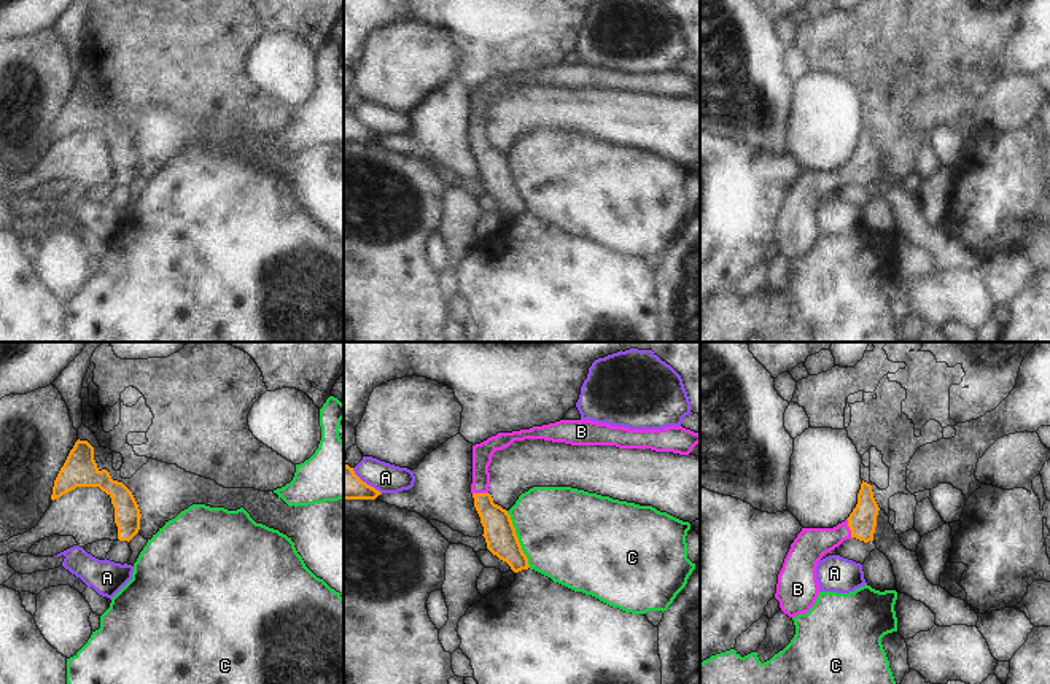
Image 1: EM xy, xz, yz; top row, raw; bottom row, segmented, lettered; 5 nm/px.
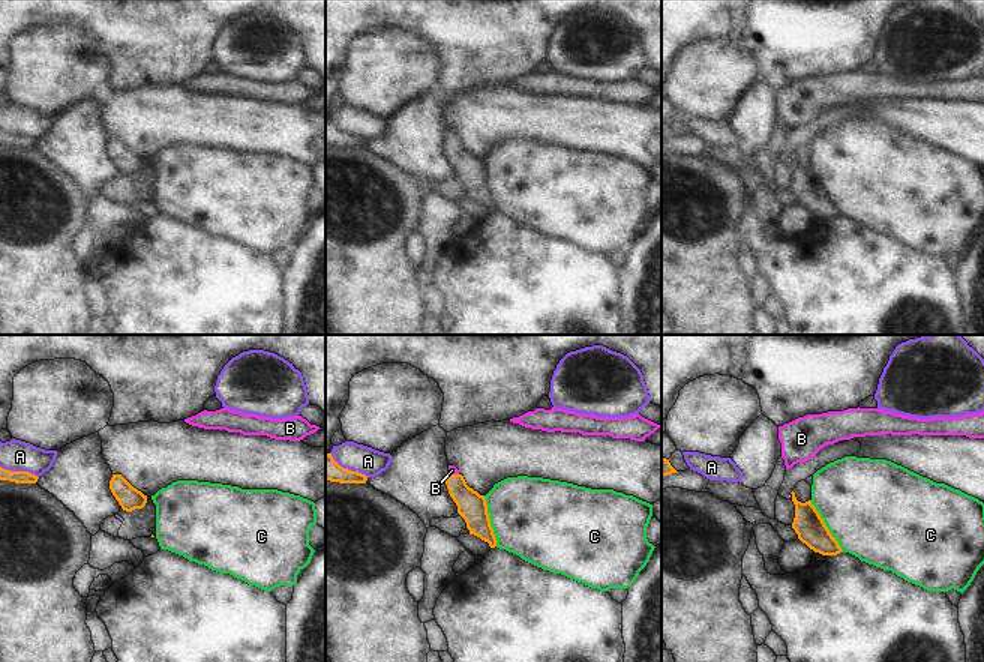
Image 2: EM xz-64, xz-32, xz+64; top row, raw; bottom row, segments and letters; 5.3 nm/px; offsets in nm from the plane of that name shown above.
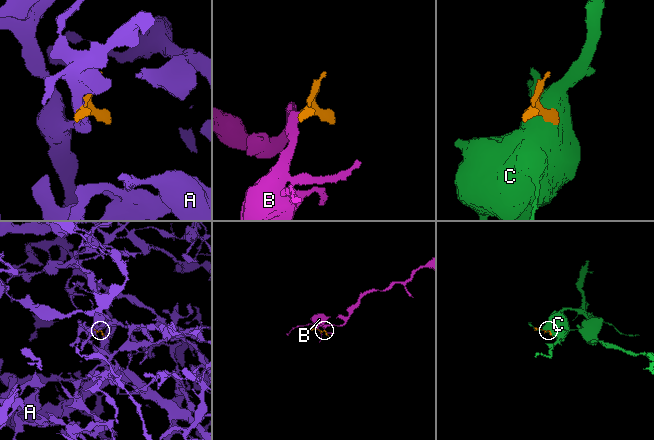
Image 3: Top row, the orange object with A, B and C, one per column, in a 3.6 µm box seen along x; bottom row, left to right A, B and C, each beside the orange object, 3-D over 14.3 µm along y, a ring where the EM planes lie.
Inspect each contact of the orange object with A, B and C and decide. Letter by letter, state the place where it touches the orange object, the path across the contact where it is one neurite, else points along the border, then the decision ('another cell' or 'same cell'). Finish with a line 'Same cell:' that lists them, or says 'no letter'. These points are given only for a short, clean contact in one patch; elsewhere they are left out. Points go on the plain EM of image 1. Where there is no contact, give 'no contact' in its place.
A: contact xz (365, 126); border xz (352, 112), (381, 137); another cell
B: contact yz (850, 172); way yz (863, 164), (850, 172), (810, 188); same cell
C: contact xz (517, 183); border xz (506, 155), (530, 210); another cell
Same cell: B

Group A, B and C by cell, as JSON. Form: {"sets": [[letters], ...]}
{"sets": [["A"], ["B"], ["C"]]}

